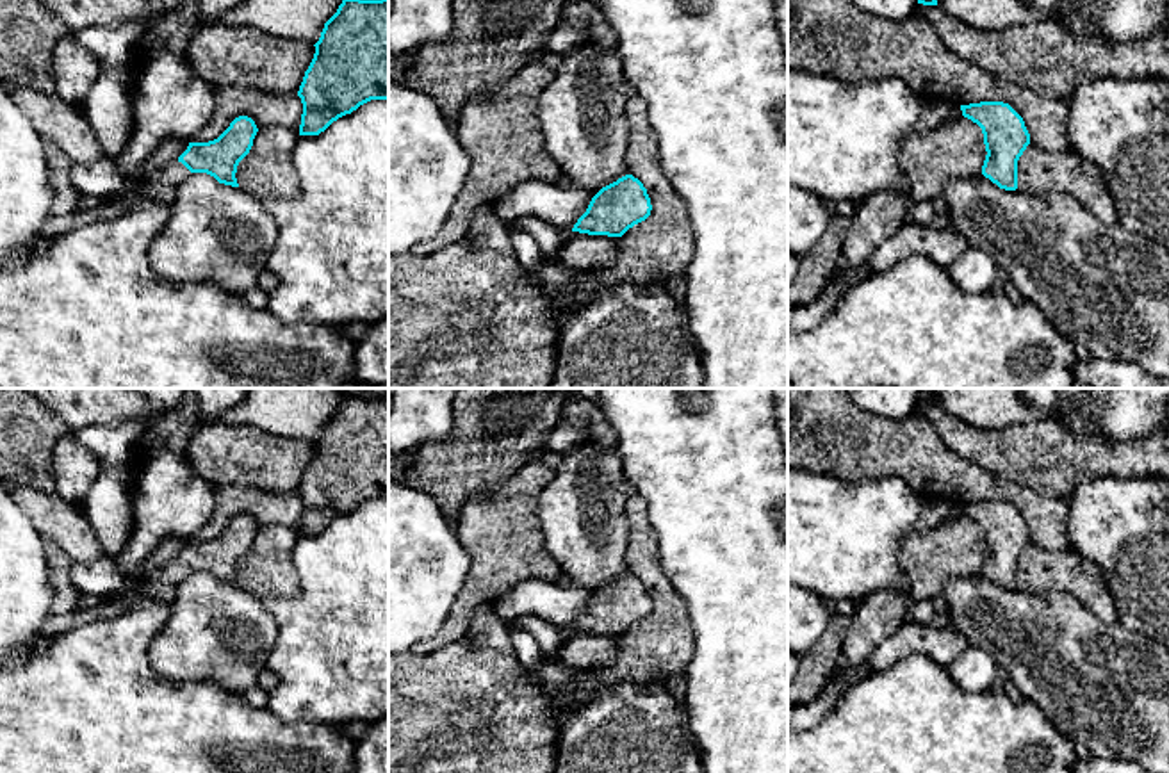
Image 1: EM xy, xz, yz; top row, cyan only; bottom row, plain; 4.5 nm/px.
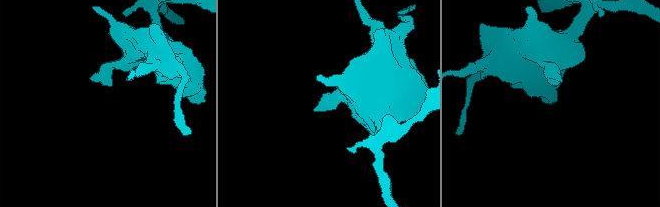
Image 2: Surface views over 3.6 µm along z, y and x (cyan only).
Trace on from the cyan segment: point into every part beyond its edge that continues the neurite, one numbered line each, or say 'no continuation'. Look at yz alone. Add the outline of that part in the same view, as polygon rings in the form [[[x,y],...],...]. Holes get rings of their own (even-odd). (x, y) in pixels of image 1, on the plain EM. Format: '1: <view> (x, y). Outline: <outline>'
1: yz (931, 556). Outline: [[[961,517],[914,529],[905,538],[898,561],[911,577],[911,597],[937,600],[946,581],[980,574],[985,554],[982,527]]]

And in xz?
1: xz (467, 707). Outline: [[[634,493],[627,499],[629,520],[627,566],[638,577],[650,597],[650,614],[629,627],[620,636],[617,657],[602,666],[588,670],[574,693],[554,702],[520,666],[510,629],[499,622],[488,604],[470,614],[463,638],[435,652],[401,652],[388,655],[388,773],[554,773],[556,764],[556,714],[590,700],[599,691],[618,682],[663,684],[670,675],[684,675],[695,650],[693,623],[686,600],[674,590],[661,570],[658,534],[647,518],[647,502]]]

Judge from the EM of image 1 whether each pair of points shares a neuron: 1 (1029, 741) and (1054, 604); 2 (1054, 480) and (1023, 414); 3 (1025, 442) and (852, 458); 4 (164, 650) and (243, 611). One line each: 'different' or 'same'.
1: different
2: different
3: different
4: same

